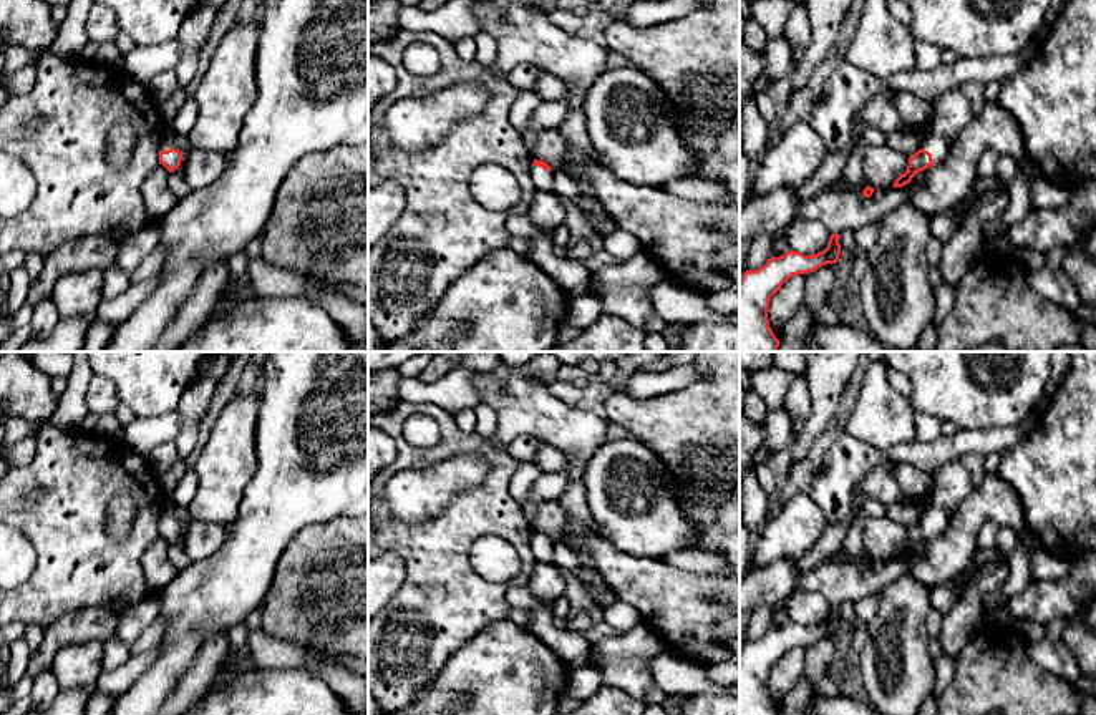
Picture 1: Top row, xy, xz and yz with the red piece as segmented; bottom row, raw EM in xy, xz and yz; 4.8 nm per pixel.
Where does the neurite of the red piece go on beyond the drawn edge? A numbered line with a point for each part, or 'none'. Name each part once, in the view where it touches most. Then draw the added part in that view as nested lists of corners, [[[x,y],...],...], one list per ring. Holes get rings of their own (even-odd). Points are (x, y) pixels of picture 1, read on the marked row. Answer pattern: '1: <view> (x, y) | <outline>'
1: xz (543, 179) | [[[532,166],[531,168],[531,179],[532,179],[537,191],[552,192],[552,181],[554,181],[552,171],[546,171],[539,166]]]

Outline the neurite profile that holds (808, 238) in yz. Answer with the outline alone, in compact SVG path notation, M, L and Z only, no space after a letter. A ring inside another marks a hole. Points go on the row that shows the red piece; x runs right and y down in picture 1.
M793 221L784 229L789 250L812 255L827 247L831 232L819 221Z

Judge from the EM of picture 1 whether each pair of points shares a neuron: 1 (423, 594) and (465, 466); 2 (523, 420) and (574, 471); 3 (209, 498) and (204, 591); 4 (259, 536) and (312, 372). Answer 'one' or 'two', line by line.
1: two
2: one
3: two
4: one

